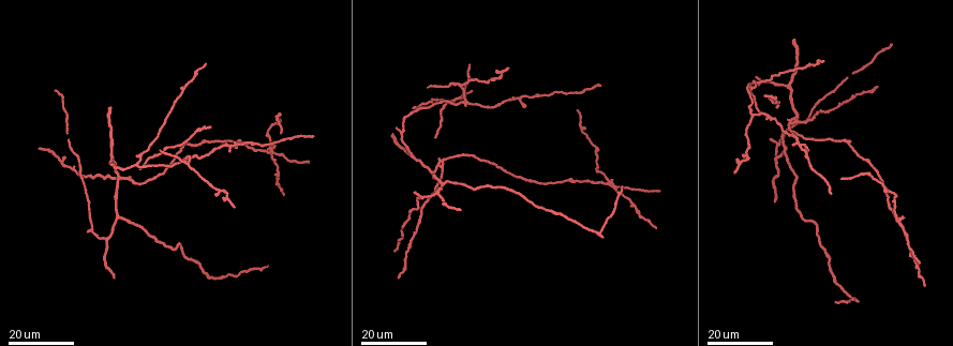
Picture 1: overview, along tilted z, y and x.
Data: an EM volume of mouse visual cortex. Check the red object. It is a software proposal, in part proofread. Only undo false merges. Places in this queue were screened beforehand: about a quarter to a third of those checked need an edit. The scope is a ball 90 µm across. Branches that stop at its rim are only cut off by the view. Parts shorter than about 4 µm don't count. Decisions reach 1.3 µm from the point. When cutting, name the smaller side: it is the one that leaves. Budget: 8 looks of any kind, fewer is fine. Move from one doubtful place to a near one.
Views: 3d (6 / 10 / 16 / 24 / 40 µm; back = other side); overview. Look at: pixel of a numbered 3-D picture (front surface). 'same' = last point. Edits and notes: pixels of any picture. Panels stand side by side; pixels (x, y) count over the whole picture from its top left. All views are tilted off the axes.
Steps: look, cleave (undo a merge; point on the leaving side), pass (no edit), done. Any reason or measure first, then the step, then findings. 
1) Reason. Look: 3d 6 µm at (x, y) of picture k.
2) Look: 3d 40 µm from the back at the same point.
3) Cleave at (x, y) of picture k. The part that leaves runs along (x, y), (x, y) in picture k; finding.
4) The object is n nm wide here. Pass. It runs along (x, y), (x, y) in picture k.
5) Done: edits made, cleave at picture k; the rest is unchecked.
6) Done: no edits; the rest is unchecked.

A fork. Look: 3d 24 µm at (104, 238) of picture 1.

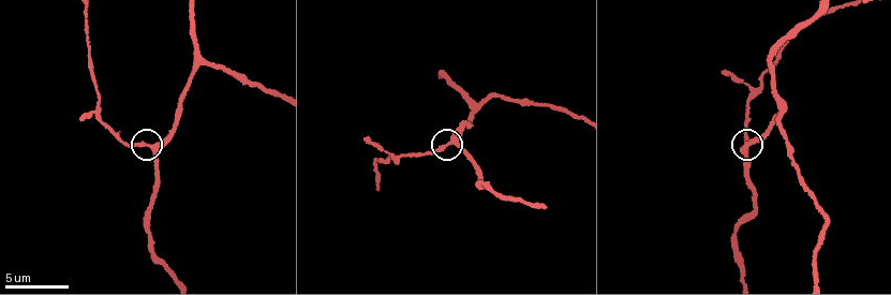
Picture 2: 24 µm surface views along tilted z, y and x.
Look: 3d 10 µm at (152, 148) of picture 2.

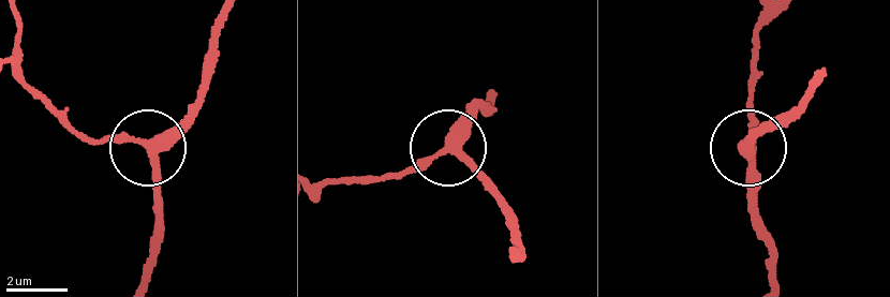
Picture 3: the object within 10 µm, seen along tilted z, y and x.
Pass. It runs along (225, 15), (196, 104), (149, 153), (157, 222) in picture 3; continuous, no second neuron.

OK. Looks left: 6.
Three-way junction. Look: 3d 16 µm at (440, 162) of picture 1.

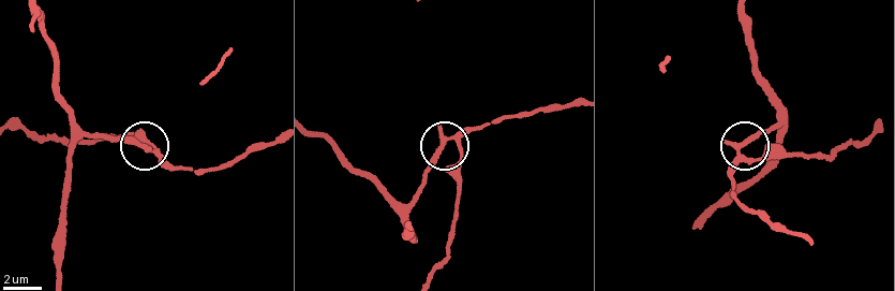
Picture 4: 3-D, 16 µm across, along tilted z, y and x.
Zoom in. Look: 3d 6 µm at (435, 154) of picture 4.

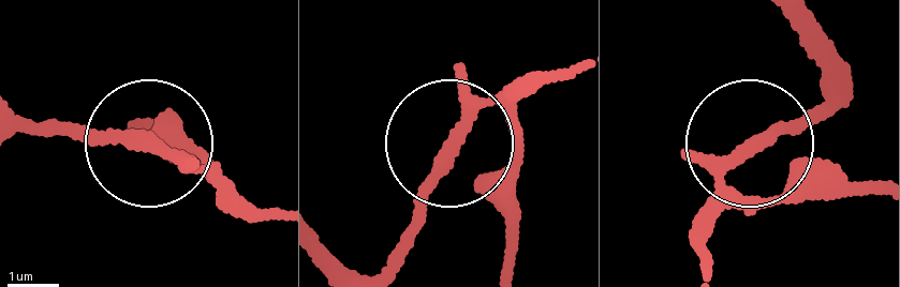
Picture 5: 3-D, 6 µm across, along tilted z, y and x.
The object is 200 nm wide here. Pass. It runs along (151, 146), (128, 126), (16, 124) in picture 5; one neuron here.

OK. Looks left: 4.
Three-way junction. Look: 3d 16 µm at (478, 107) of picture 2.

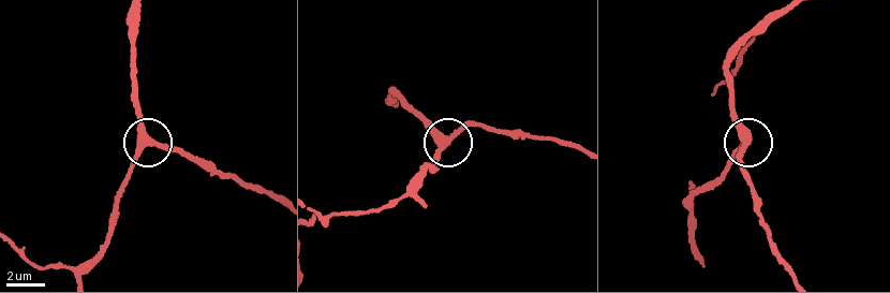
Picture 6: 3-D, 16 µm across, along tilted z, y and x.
Look: 3d 16 µm from the back at (146, 142) of picture 6.

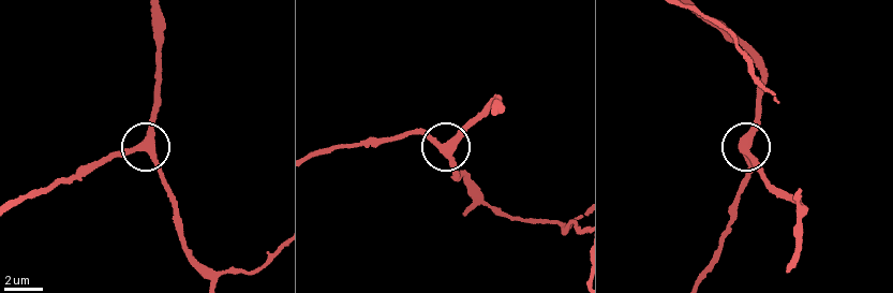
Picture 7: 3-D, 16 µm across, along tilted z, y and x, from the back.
Pass. It runs along (696, 14), (756, 67), (757, 130), (744, 149), (762, 173) in picture 7; all the same neuron.

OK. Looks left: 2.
Looks like a crossing. Look: 3d 24 µm at (467, 103) of picture 1.

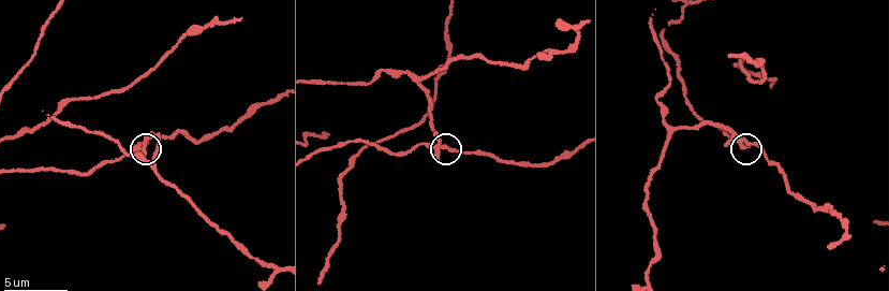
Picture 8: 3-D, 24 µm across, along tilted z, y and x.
Look: 3d 10 µm at (140, 143) of picture 8.

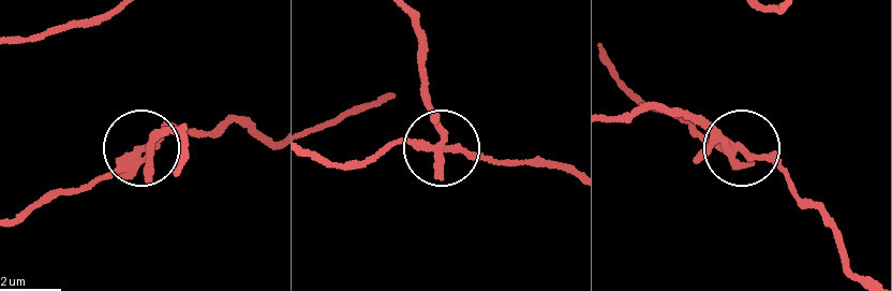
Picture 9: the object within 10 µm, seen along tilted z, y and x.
The object is 270 nm wide here. Cleave at (149, 137) of picture 9. A second neuron is stuck on.

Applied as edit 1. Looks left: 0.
Done: edits made, cleave at picture 9; the rest is unchecked.

